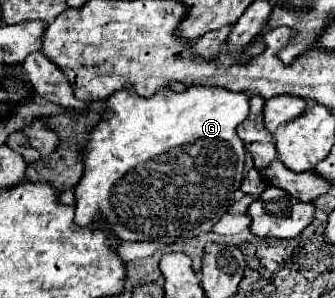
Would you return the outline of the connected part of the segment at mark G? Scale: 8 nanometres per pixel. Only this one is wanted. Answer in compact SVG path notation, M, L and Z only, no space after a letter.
M193 86L185 88L183 92L175 90L157 90L151 98L141 98L135 94L133 88L119 90L107 100L107 110L103 112L101 122L91 130L87 144L81 150L81 160L83 160L83 176L79 184L75 186L75 224L79 226L97 226L97 230L107 230L119 240L131 240L131 242L161 242L169 244L171 242L183 242L189 238L199 236L201 232L209 232L215 222L229 210L233 204L233 194L239 190L243 182L243 160L245 160L245 146L241 138L237 136L235 128L247 118L249 114L249 100L243 92L229 92L223 88L209 88L209 86Z

